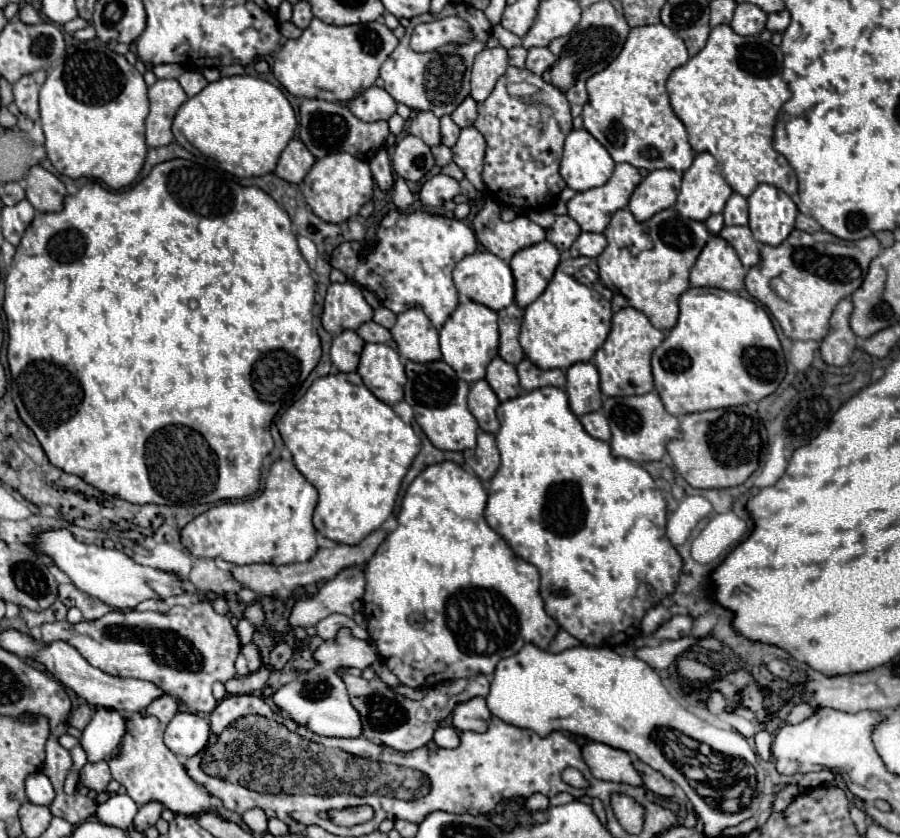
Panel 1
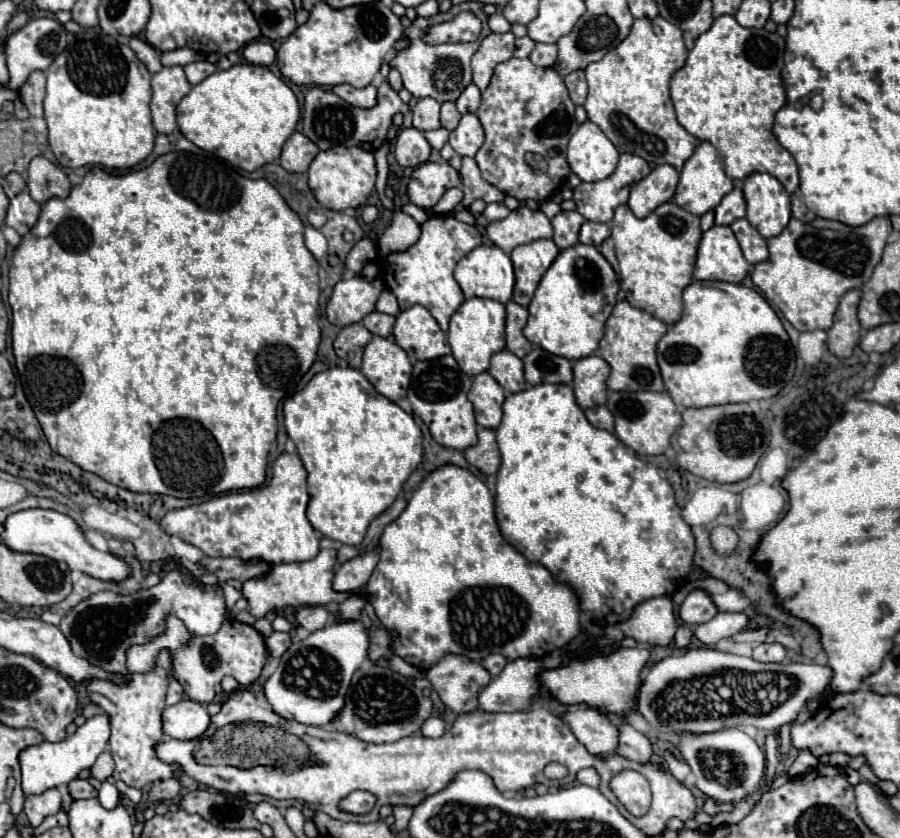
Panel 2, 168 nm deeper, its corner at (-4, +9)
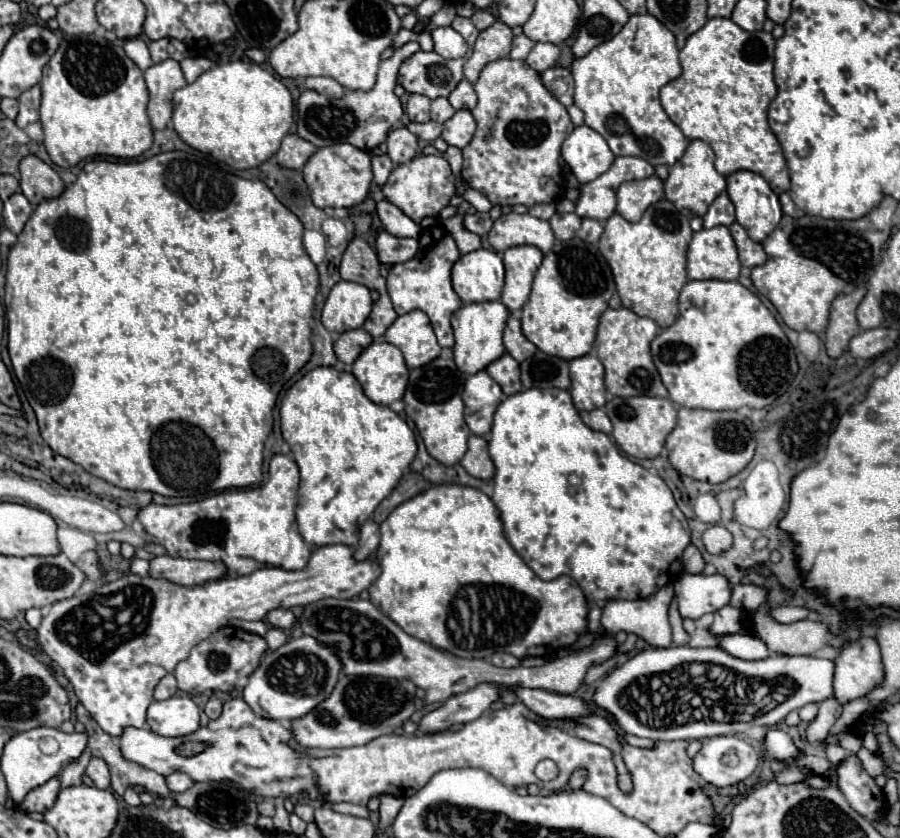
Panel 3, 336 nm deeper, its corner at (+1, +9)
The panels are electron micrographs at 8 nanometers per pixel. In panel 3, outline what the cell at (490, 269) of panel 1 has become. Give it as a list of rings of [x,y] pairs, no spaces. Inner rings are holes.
[[[473,250],[453,266],[453,288],[463,304],[499,300],[503,290],[503,260],[493,250]]]

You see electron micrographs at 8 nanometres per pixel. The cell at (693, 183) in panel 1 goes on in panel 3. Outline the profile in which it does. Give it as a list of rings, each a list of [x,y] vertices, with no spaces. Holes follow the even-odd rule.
[[[693,140],[687,146],[685,154],[669,170],[669,176],[665,180],[665,198],[673,202],[677,210],[691,210],[693,214],[703,216],[709,204],[725,190],[725,176],[715,170],[713,162],[715,162],[715,154],[711,146],[703,140]]]

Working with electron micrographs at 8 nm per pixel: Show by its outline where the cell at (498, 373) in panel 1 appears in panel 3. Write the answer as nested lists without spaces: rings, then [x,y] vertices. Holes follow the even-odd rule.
[[[503,354],[499,360],[495,360],[487,366],[487,372],[489,372],[489,376],[493,376],[493,380],[497,380],[497,384],[501,386],[501,390],[507,396],[523,390],[521,380],[519,380],[519,362],[513,356]]]

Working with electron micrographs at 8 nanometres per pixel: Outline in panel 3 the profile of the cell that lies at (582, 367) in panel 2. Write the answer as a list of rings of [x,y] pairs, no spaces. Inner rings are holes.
[[[587,354],[569,362],[571,372],[571,398],[577,410],[593,410],[605,406],[603,364],[597,356]]]

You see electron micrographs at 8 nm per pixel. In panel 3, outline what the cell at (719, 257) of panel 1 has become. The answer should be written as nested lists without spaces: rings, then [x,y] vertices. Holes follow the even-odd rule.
[[[727,226],[703,228],[687,248],[689,280],[737,280],[741,270],[737,248]]]

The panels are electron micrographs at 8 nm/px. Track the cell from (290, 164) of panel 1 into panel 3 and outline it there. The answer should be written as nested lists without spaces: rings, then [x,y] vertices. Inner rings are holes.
[[[287,134],[281,142],[281,148],[275,154],[275,158],[277,158],[279,166],[283,166],[283,168],[301,170],[315,150],[317,148],[313,144],[309,144],[307,140],[301,140],[297,134]]]

